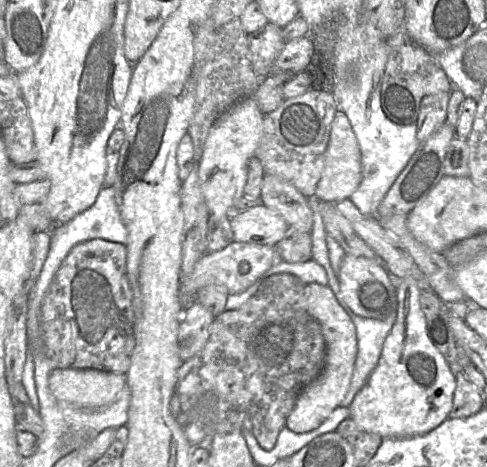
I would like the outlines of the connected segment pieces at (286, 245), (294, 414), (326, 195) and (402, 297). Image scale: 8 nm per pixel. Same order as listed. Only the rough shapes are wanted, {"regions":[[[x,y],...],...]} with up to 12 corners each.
{"regions":[[[288,226],[274,246],[287,263],[312,259],[311,232]],[[328,285],[304,287],[326,343],[321,374],[285,427],[316,429],[340,406],[357,356],[356,328]],[[347,115],[331,124],[315,197],[349,199],[362,177]],[[420,289],[398,309],[376,368],[349,405],[363,431],[426,434],[456,378],[427,333]]]}

